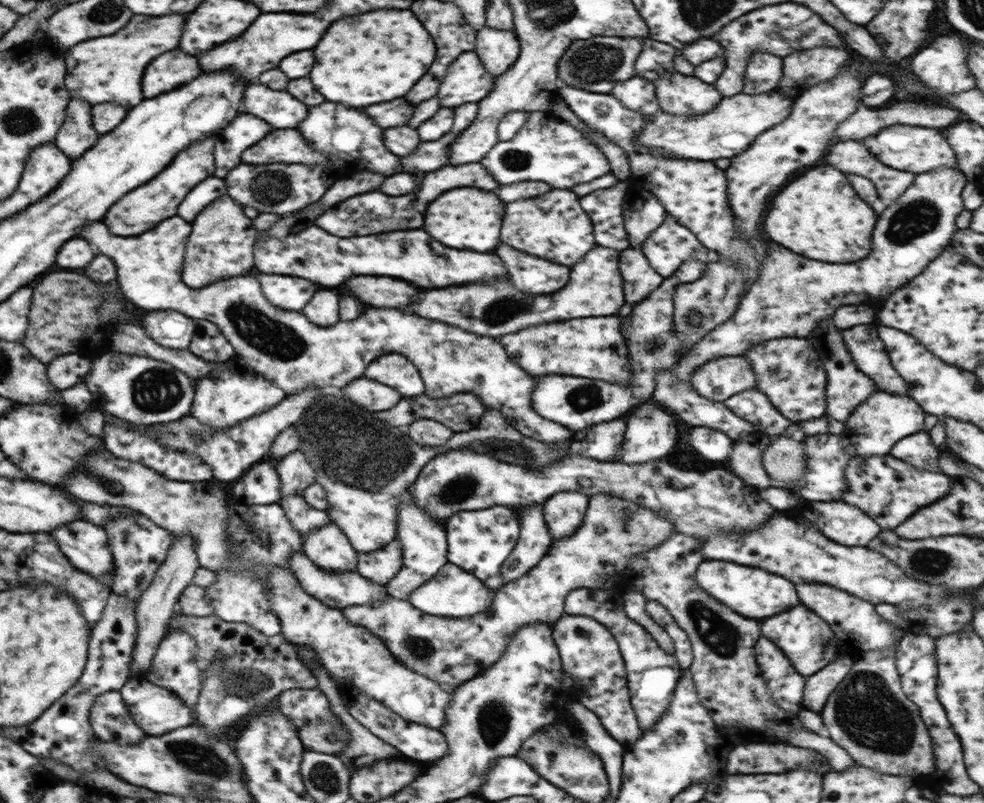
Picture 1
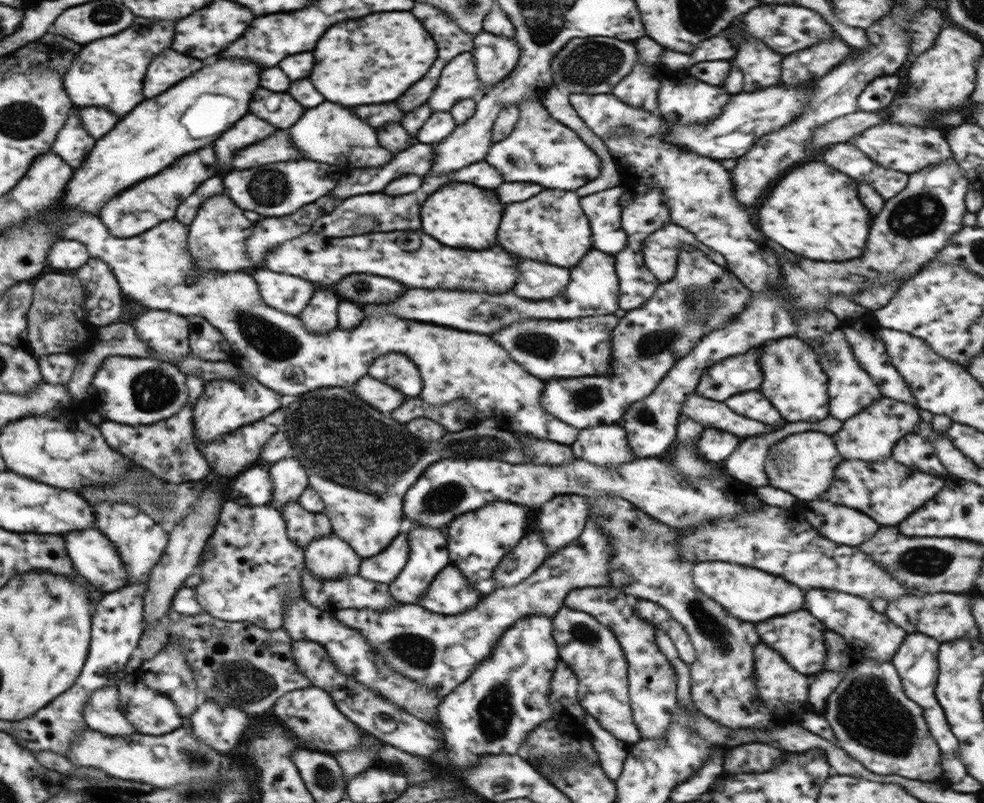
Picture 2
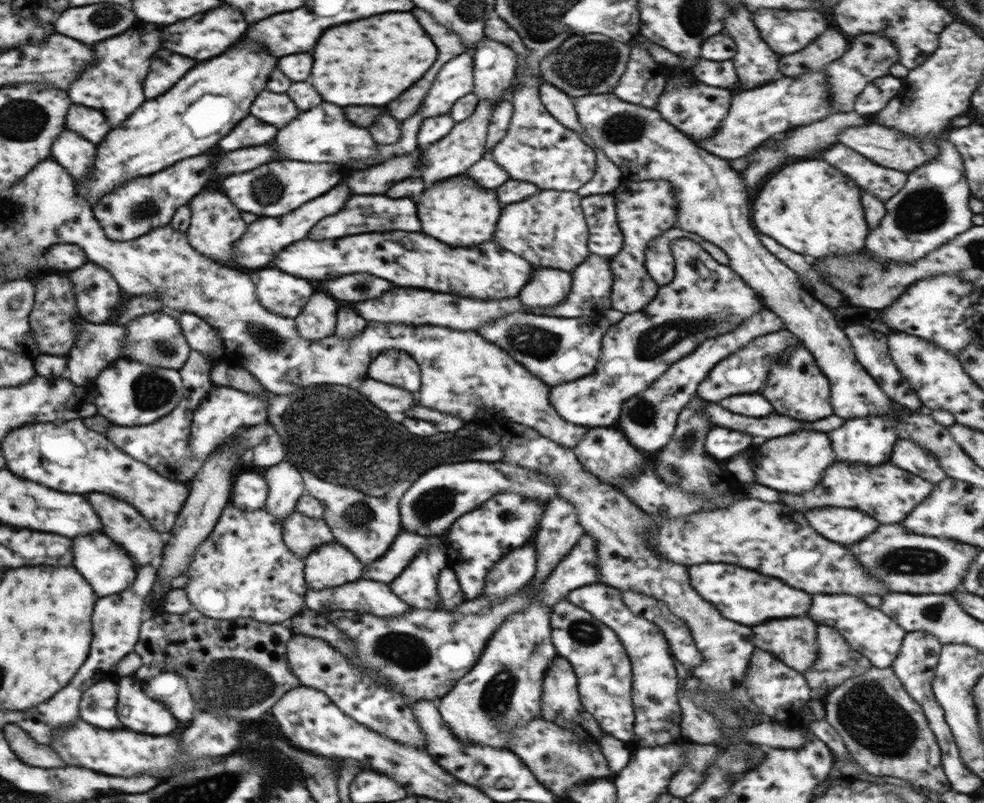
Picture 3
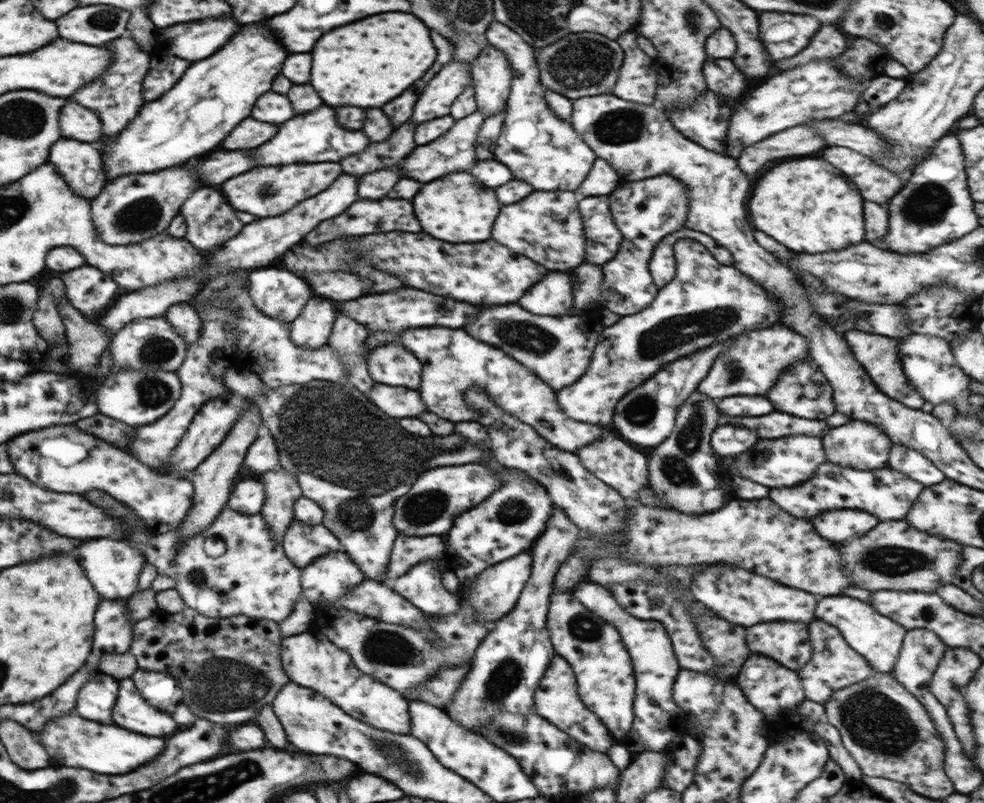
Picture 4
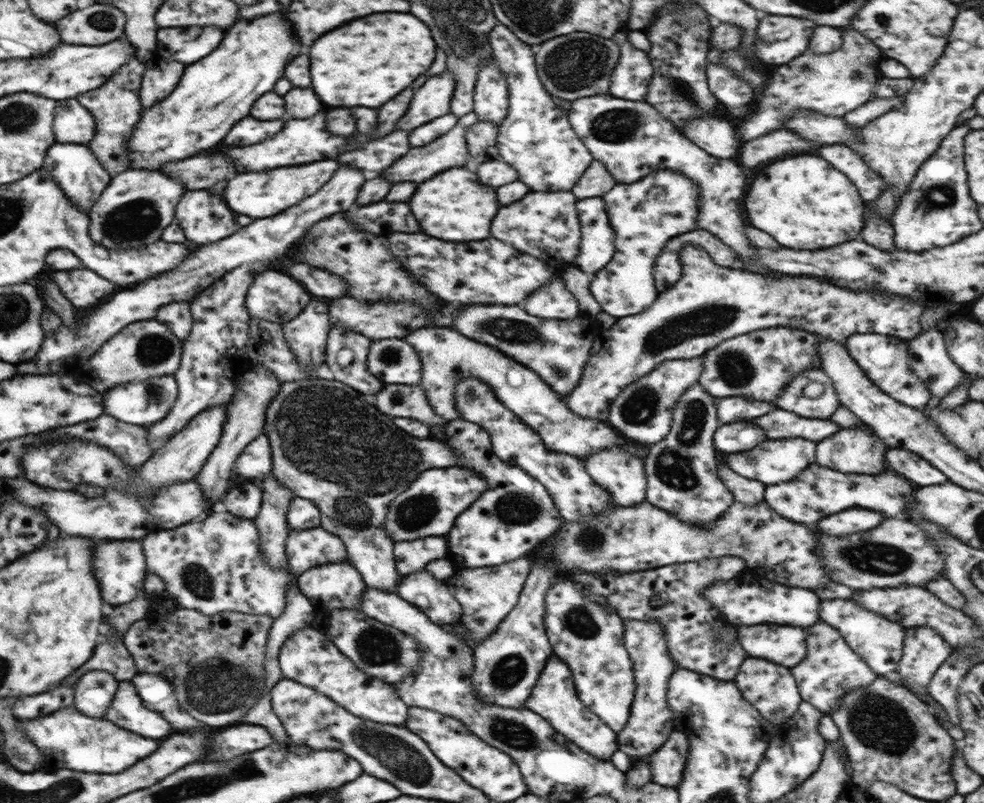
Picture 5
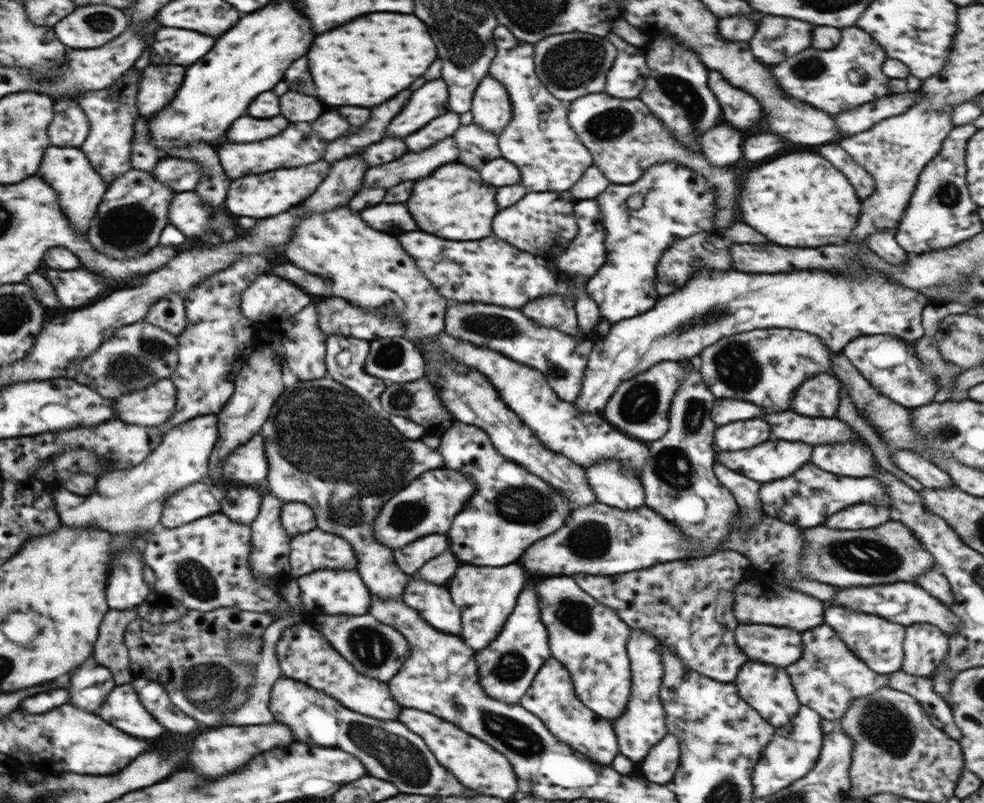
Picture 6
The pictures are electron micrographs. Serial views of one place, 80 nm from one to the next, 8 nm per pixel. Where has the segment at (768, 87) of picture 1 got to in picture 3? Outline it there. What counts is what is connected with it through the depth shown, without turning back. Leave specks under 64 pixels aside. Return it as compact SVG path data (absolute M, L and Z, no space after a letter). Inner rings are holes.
M736 8L736 12L732 16L726 16L724 20L724 28L730 33L730 37L738 44L738 54L731 58L735 71L739 76L740 89L753 89L768 83L773 80L778 80L783 77L778 70L778 54L772 52L760 38L758 30L754 28L752 22L752 14L746 8Z

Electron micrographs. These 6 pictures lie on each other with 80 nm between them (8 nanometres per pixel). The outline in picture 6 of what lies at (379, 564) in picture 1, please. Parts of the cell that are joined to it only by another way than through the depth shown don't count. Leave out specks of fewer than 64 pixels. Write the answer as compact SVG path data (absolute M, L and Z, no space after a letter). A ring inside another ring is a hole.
M432 533L393 550L393 555L402 572L412 576L426 562L436 558L448 548L447 535Z

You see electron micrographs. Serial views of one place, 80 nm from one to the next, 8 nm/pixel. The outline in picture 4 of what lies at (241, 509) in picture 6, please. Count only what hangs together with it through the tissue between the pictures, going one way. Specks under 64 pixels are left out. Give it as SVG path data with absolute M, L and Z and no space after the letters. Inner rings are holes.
M242 474L235 482L226 507L244 515L256 515L261 512L264 499L265 491L261 480Z

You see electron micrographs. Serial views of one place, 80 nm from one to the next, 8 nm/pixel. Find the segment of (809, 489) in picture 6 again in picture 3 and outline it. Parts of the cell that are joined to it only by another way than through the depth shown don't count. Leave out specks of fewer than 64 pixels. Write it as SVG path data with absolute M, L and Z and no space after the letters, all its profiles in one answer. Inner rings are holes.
M890 461L869 466L861 463L834 462L824 470L824 478L812 490L796 496L790 492L782 492L781 500L797 512L814 510L814 508L836 507L856 508L870 514L880 524L901 524L904 518L912 512L916 504L920 504L930 492L934 484L921 476L904 472L902 468L892 465Z

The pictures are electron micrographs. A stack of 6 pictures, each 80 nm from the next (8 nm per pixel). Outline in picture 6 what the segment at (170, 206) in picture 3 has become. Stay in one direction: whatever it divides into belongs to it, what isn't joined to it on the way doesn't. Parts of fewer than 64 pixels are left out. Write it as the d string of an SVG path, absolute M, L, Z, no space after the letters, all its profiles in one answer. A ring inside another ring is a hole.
M131 168L108 184L102 202L98 205L96 216L90 223L90 230L86 234L87 240L98 253L116 260L146 255L154 246L159 245L162 229L169 223L169 204L175 194L175 190L167 184L162 184L151 172Z

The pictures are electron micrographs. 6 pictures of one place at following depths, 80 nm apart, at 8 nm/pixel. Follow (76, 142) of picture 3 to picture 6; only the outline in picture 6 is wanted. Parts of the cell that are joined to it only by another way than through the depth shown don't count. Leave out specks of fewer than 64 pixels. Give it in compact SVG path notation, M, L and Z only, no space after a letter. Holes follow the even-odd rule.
M50 145L46 148L36 173L55 190L60 208L69 218L71 226L87 234L108 183L94 170L84 152L71 146L60 148Z

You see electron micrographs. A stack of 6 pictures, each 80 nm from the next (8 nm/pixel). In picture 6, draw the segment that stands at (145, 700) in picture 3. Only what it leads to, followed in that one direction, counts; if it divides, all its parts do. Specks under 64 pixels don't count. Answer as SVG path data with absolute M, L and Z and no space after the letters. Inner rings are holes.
M131 683L116 685L97 714L114 724L114 728L136 738L160 738L166 734L166 728L142 706Z

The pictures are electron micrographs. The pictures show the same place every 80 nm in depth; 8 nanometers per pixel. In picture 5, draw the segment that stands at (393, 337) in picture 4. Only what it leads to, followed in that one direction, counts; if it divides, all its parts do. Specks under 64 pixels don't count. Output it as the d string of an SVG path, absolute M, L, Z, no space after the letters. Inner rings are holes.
M420 328L408 336L422 361L422 385L426 391L430 406L436 414L448 422L460 419L455 404L454 391L460 378L474 378L485 382L498 397L498 400L519 416L534 432L540 435L546 449L569 454L580 460L586 460L590 454L598 453L610 447L620 447L624 451L646 459L649 450L645 446L636 446L634 442L624 440L610 424L588 417L575 415L567 406L562 396L540 378L540 375L527 366L512 360L498 349L478 344L450 328Z

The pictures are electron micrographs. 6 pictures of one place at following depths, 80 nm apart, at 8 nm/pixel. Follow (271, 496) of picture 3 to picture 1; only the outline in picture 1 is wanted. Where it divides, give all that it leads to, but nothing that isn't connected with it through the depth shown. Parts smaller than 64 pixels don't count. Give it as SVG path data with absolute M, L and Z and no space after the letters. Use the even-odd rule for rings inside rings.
M298 450L283 457L276 464L276 471L282 483L280 484L281 496L302 493L308 486L316 483L316 474L318 474L314 465L306 461L306 454Z

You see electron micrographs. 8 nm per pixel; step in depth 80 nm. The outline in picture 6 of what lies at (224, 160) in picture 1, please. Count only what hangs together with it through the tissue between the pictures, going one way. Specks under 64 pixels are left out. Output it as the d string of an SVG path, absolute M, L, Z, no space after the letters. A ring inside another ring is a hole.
M274 116L270 120L258 120L258 118L238 118L226 132L226 138L230 142L256 142L266 140L270 136L276 136L278 132L288 128L288 120L282 116Z

